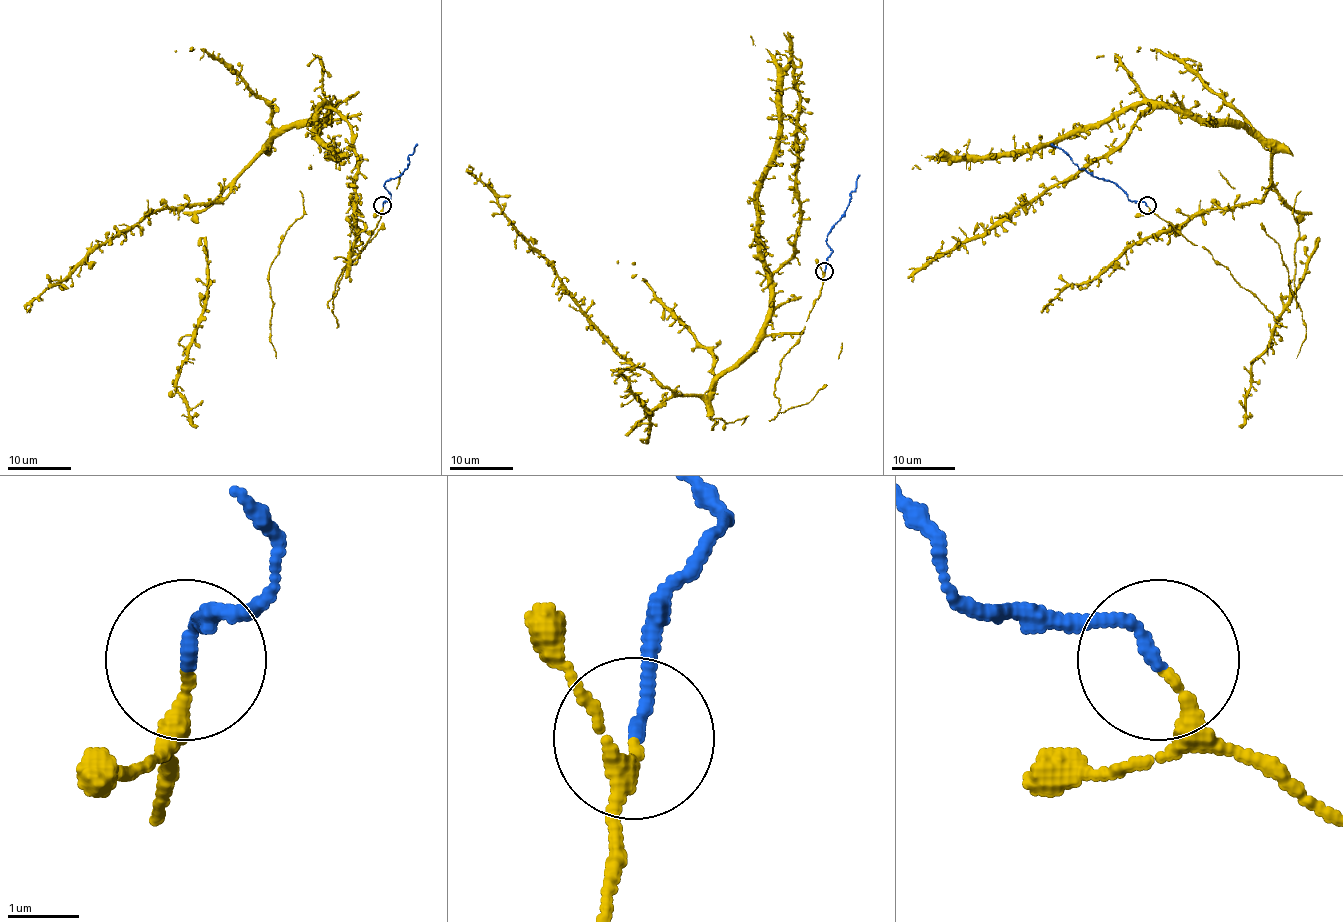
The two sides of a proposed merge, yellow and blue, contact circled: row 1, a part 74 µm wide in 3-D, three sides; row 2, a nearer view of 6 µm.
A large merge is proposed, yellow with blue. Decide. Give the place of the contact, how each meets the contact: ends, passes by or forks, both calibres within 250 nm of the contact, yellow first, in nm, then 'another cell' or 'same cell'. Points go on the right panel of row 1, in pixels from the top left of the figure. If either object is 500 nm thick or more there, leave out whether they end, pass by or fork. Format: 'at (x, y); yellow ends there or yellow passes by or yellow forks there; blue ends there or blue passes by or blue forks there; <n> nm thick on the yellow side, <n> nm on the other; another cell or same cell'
at (1147, 205); yellow ends there; blue ends there; 190 nm thick on the yellow side, 170 nm on the other; same cell

